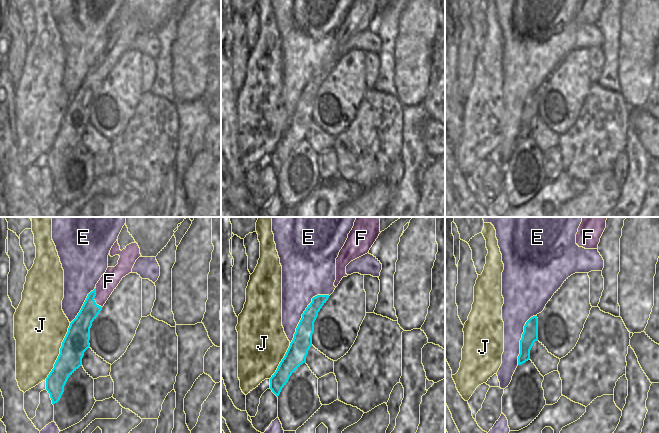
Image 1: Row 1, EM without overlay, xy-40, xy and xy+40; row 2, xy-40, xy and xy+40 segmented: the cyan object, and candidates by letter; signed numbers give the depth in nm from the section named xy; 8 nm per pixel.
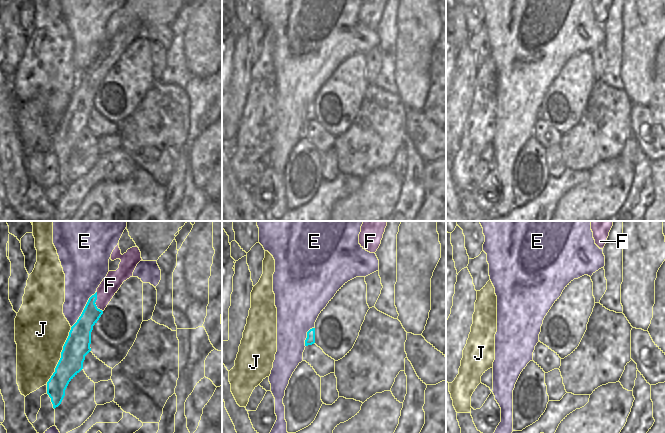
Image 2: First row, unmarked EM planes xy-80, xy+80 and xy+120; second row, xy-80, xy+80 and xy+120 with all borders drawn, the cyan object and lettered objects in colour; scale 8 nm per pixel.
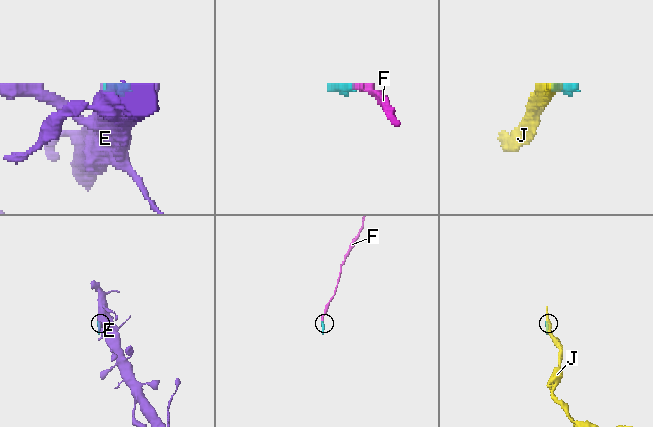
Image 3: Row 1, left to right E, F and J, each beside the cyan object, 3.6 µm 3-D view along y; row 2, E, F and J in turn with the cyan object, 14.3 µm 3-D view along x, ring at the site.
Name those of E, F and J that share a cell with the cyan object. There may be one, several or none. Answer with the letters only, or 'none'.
F

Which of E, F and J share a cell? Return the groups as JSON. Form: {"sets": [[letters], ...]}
{"sets": [["E"], ["F"], ["J"]]}

